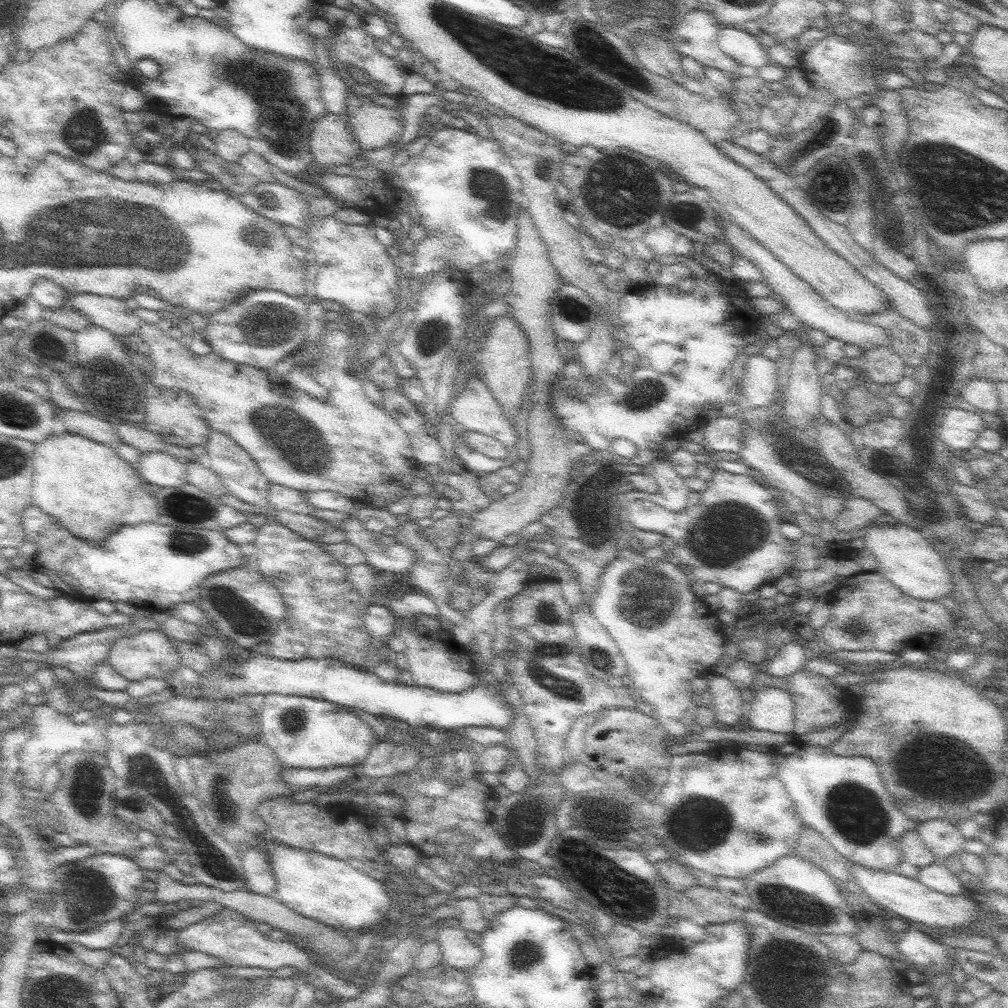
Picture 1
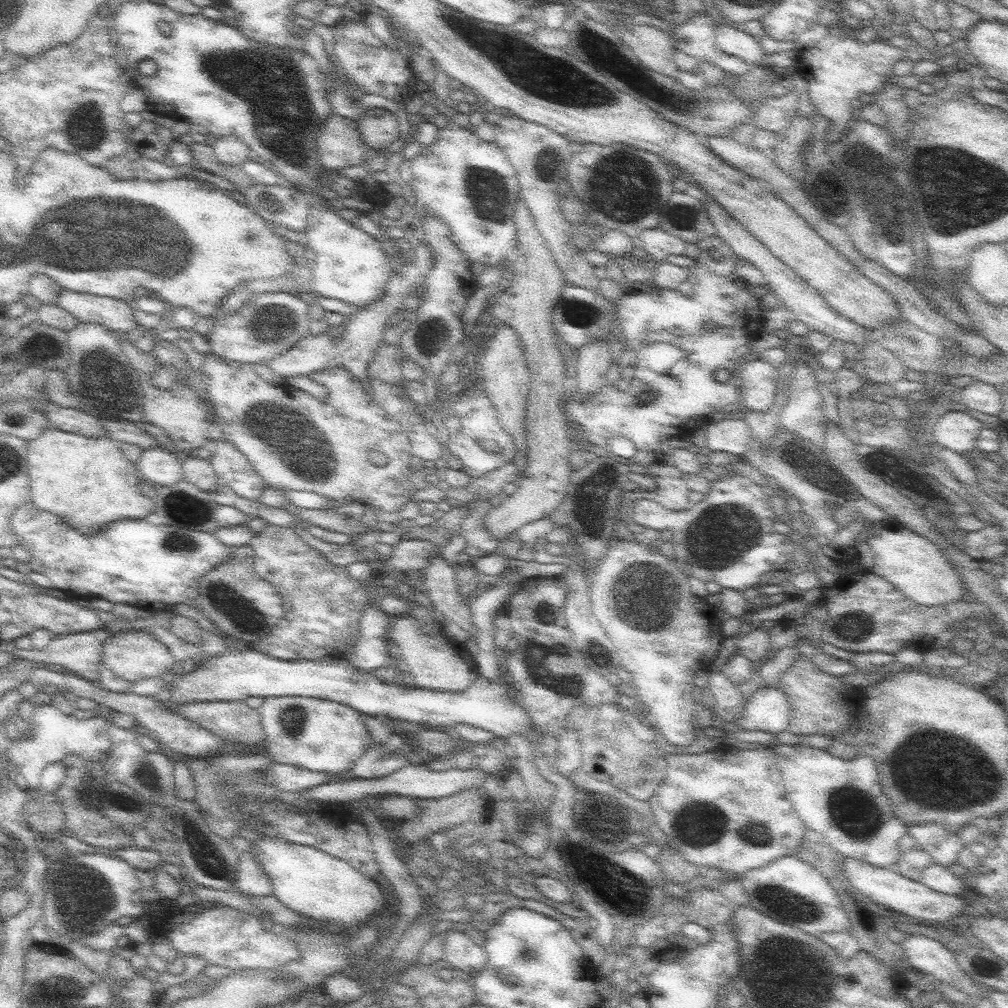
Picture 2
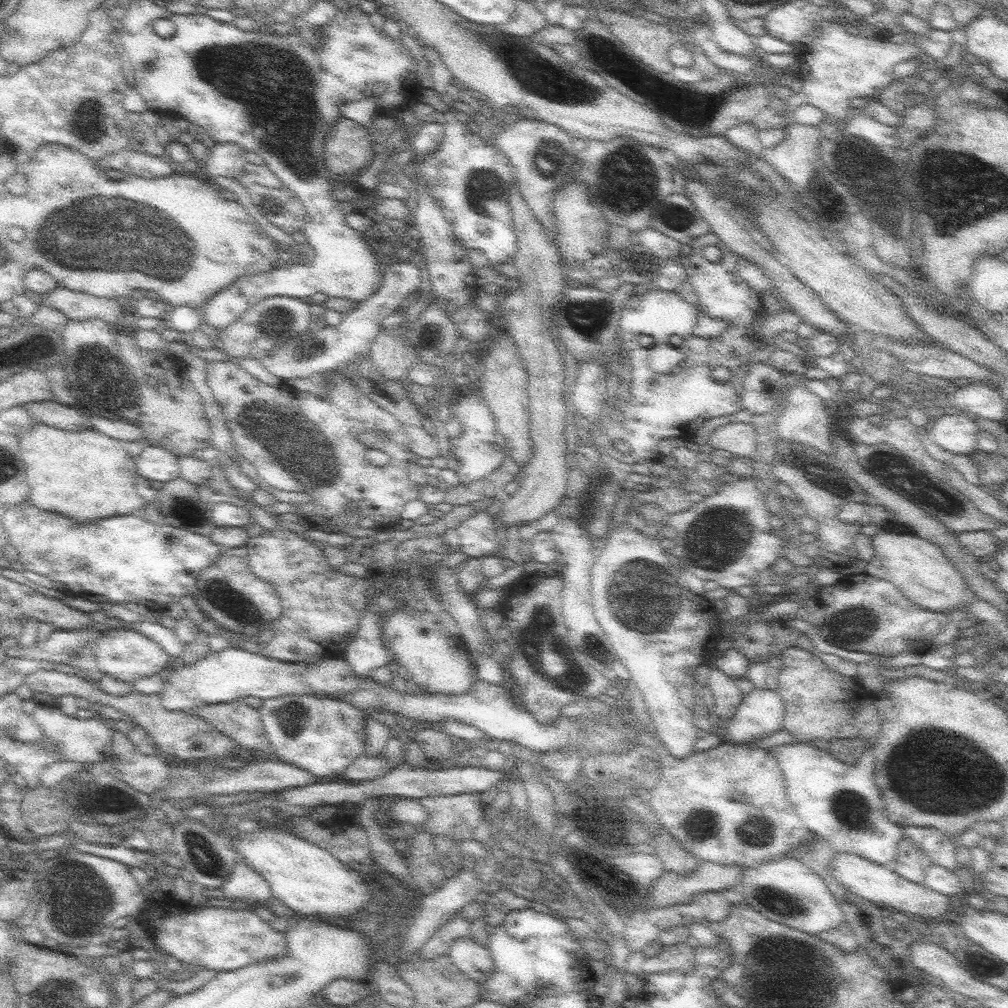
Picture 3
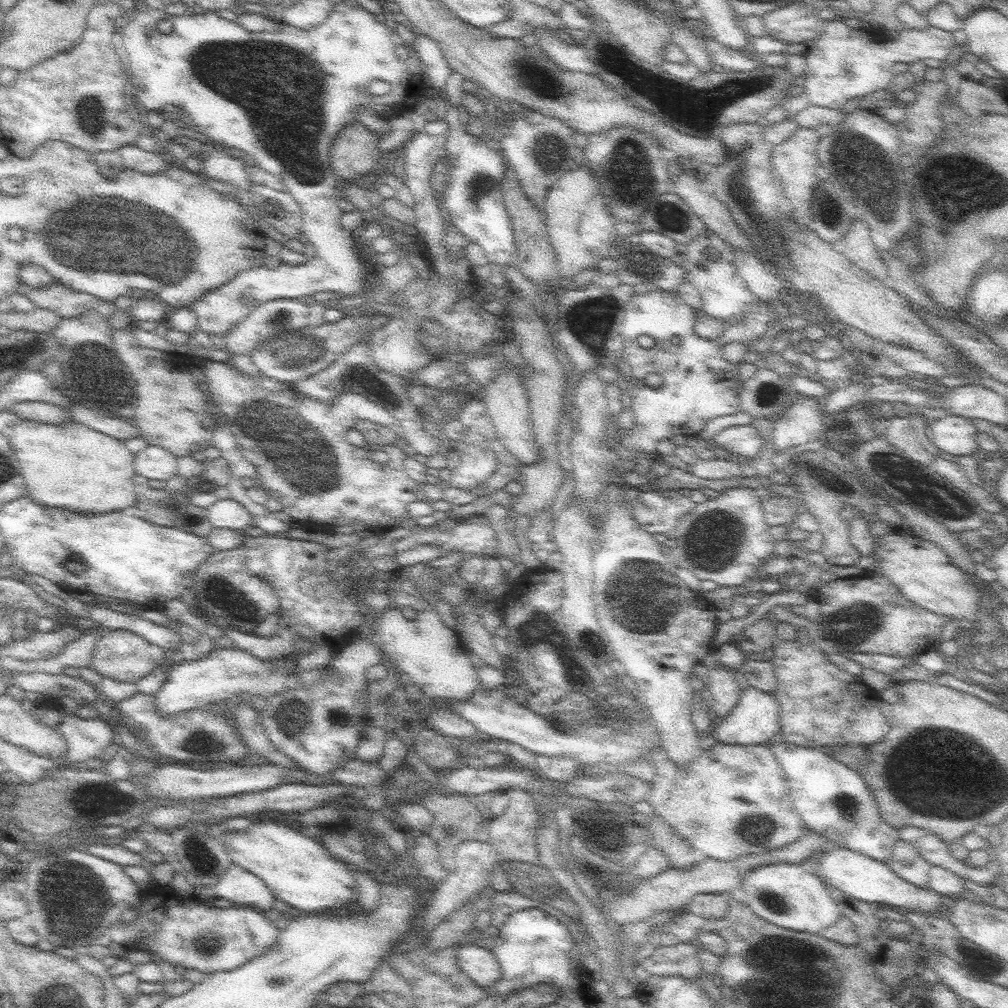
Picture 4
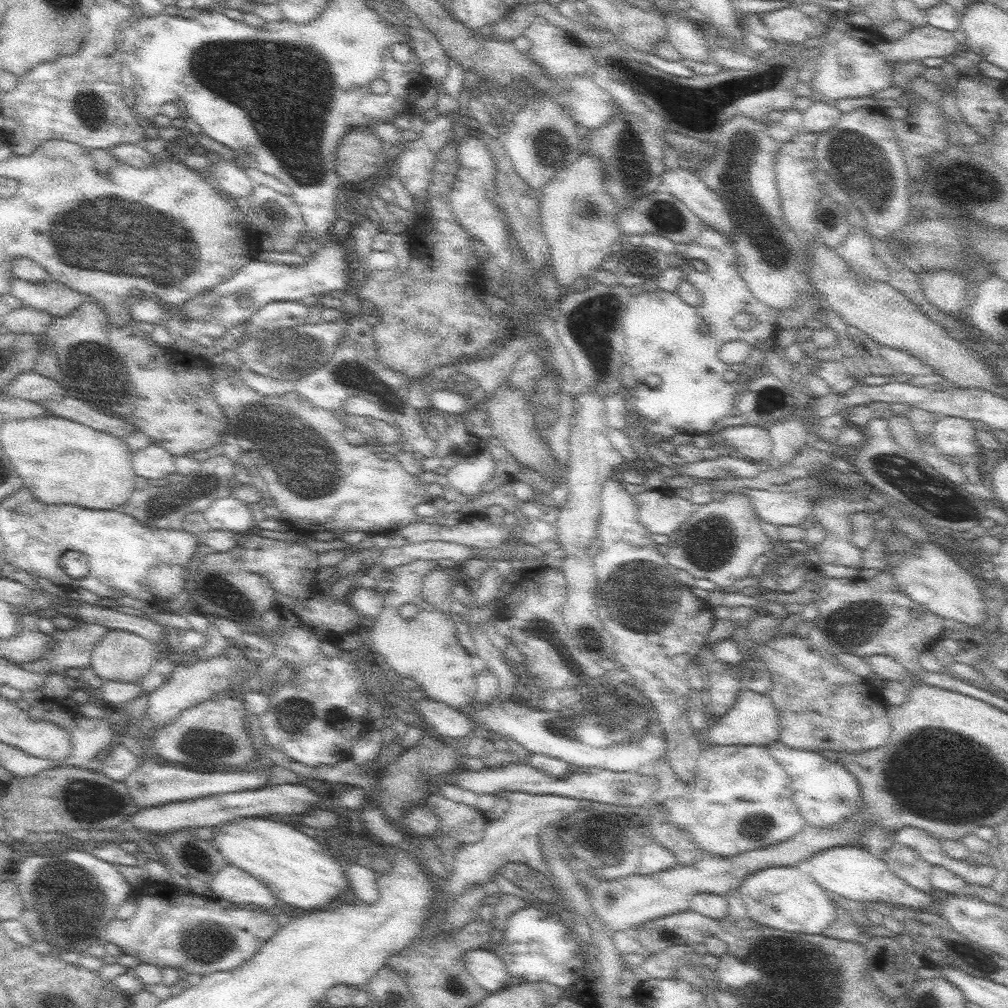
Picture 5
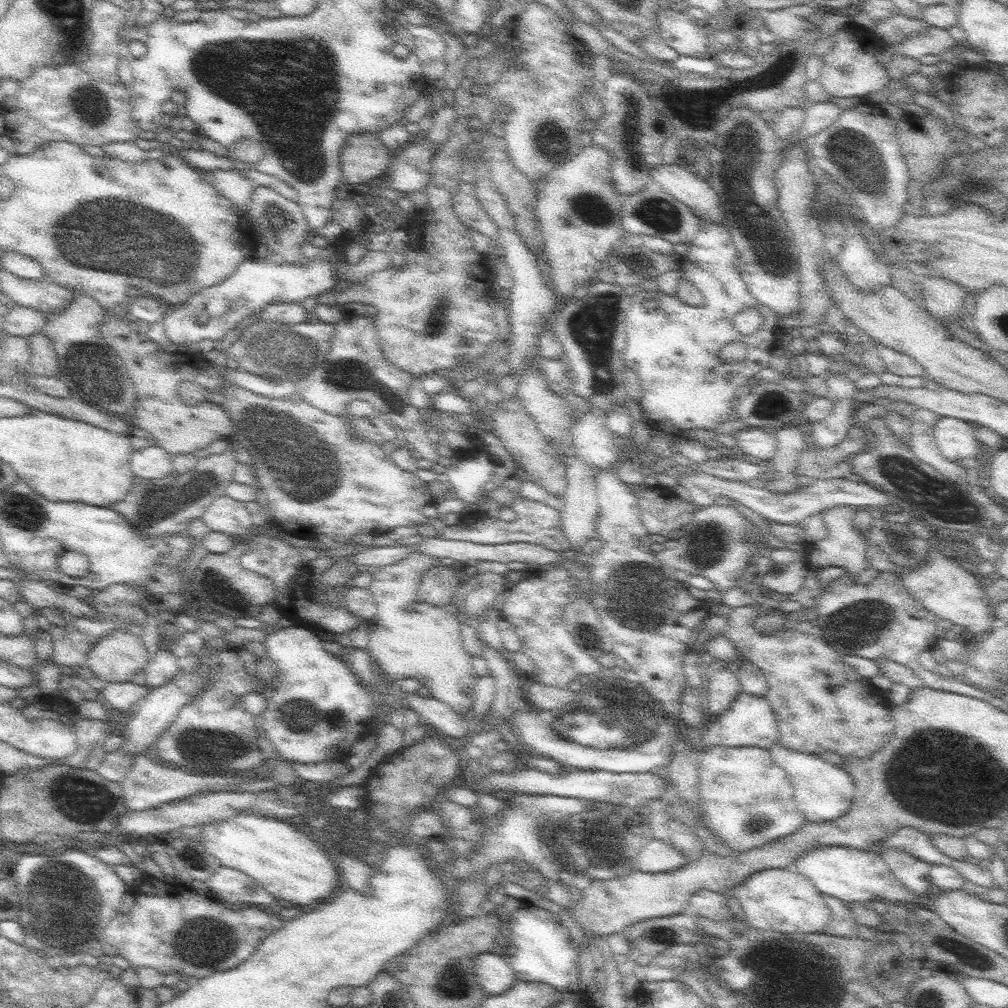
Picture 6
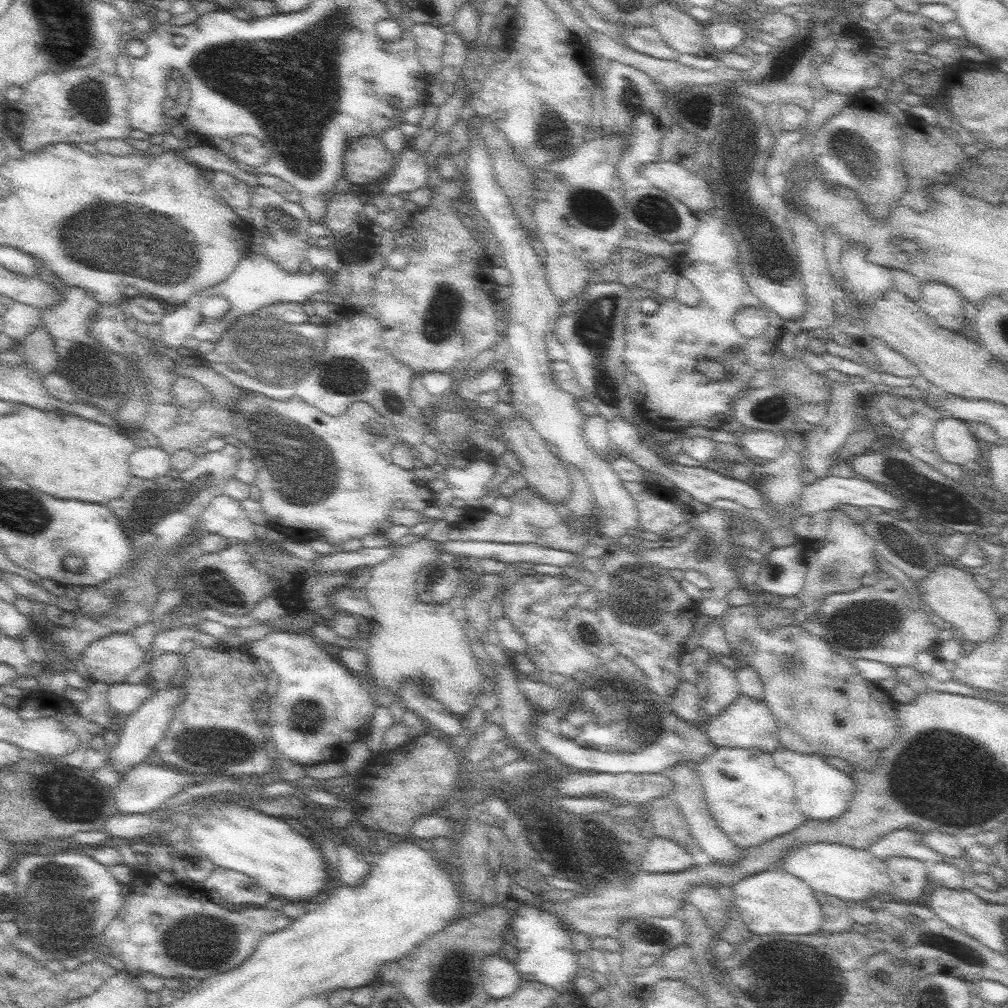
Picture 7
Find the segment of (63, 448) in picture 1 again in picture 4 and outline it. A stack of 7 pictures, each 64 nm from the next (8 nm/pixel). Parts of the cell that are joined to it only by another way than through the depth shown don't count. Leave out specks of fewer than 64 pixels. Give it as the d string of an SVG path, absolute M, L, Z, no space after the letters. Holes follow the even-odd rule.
M19 420L7 430L7 438L15 450L15 456L25 478L29 498L43 508L69 508L79 514L105 514L137 506L135 494L135 454L127 450L123 440L107 436L81 422L43 424L33 420Z

